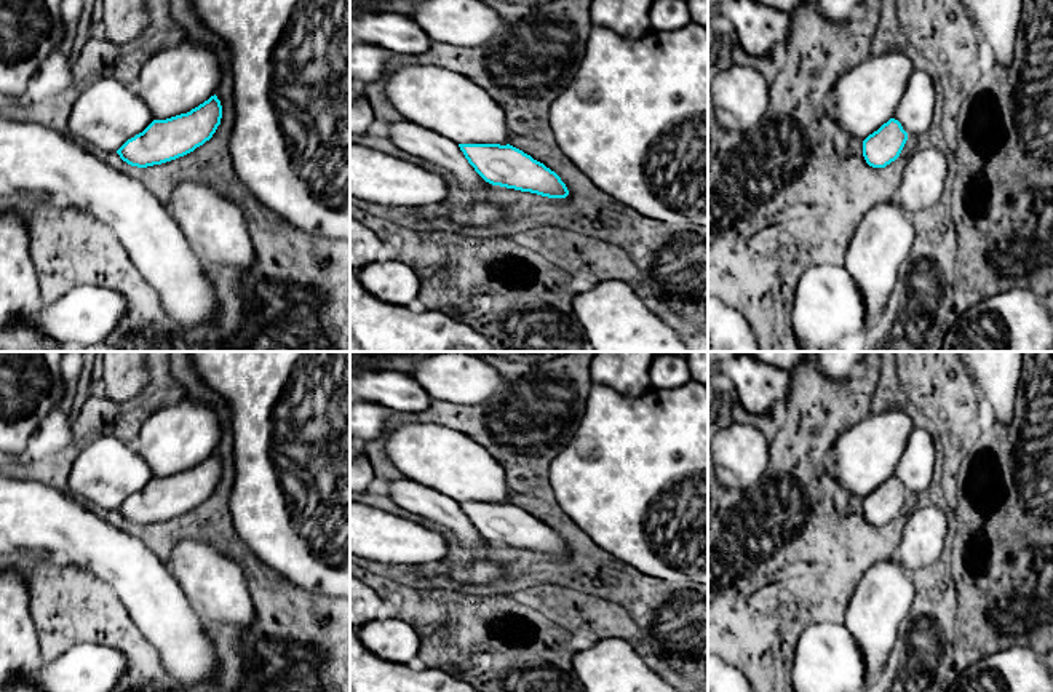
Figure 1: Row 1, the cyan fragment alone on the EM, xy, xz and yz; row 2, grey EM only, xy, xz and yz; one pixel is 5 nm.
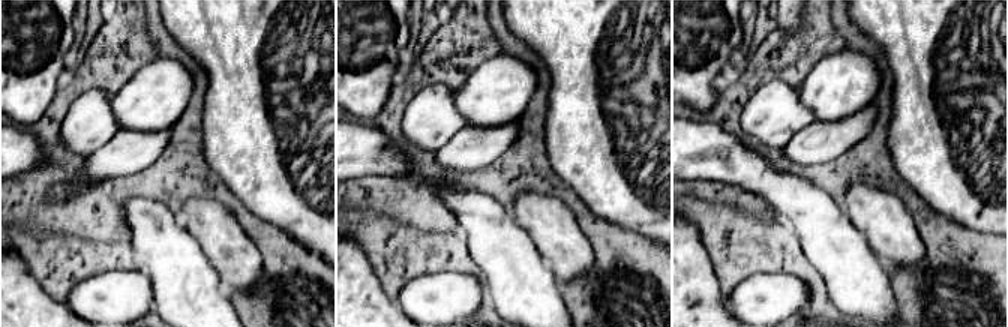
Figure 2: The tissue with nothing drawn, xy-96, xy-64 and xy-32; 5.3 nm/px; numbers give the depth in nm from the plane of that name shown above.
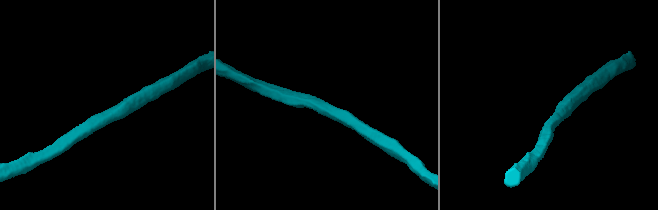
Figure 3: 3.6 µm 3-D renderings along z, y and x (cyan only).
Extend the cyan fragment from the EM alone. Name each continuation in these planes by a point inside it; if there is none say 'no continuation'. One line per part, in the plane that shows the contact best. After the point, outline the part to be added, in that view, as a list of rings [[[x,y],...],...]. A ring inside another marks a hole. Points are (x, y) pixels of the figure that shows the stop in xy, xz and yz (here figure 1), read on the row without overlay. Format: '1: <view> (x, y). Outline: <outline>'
1: xy (178, 437). Outline: [[[182,398],[160,408],[133,441],[153,478],[187,471],[216,452],[221,424],[209,404]]]

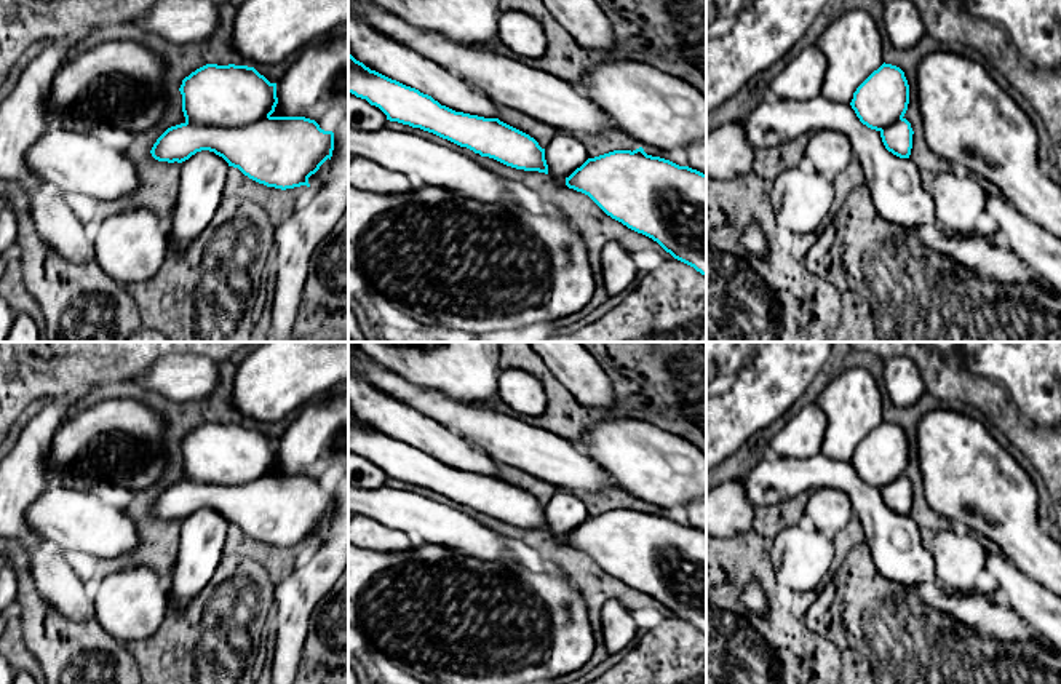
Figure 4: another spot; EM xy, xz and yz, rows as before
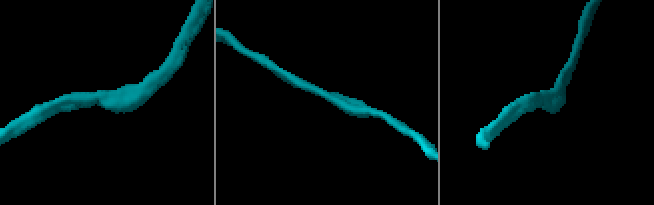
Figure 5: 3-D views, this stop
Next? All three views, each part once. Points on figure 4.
no continuation

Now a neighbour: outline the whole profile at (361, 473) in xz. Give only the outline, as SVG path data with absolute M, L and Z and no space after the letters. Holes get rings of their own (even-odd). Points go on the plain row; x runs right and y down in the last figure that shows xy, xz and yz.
M348 451L348 483L361 489L377 489L387 484L387 473L366 457Z

